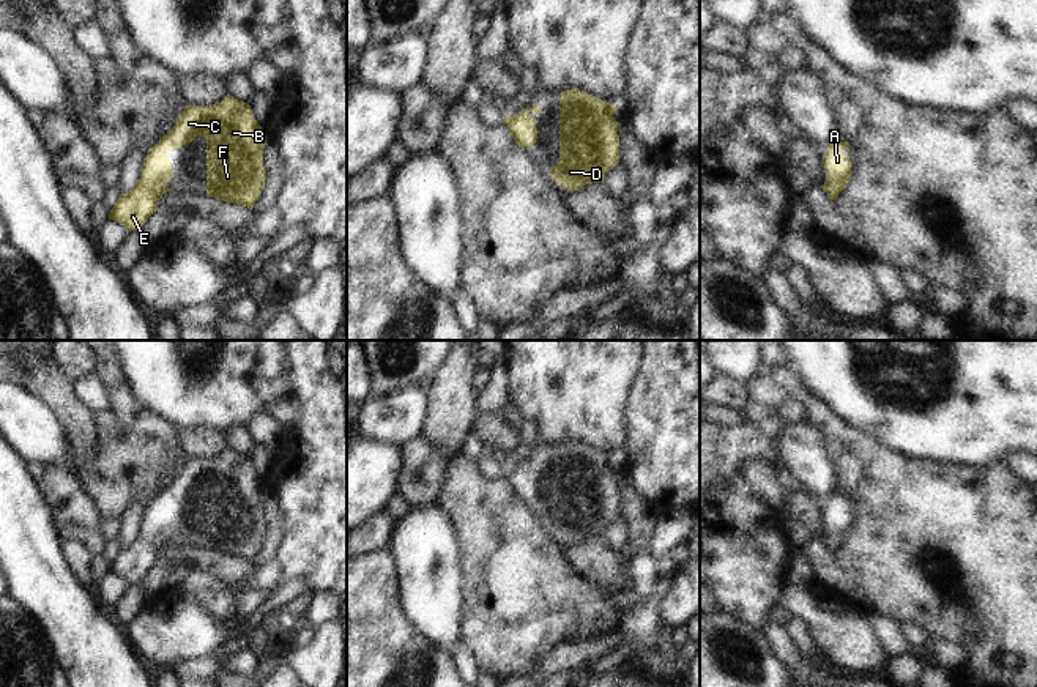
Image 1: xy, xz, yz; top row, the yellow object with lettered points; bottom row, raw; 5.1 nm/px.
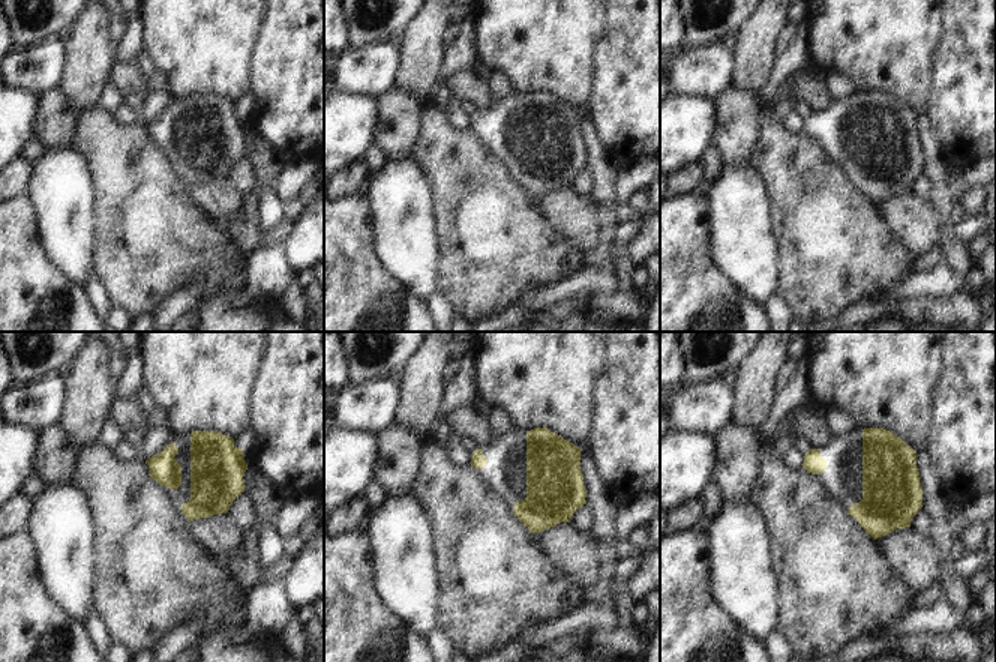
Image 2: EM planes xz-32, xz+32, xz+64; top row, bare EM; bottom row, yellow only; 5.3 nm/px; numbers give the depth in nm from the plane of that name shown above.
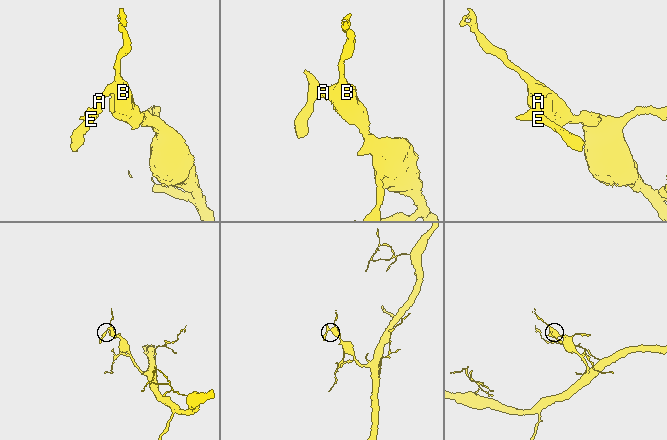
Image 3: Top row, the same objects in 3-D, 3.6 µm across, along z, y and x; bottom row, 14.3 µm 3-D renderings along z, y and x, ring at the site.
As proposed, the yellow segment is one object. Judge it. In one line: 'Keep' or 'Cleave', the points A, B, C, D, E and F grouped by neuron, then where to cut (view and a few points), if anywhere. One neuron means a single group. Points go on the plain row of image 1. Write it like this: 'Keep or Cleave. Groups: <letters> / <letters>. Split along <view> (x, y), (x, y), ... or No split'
Keep. Groups: A B C D E F. No split

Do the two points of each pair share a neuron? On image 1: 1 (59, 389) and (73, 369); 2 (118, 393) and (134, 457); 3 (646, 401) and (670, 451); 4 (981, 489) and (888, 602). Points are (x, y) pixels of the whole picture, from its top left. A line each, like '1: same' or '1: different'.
1: different
2: same
3: same
4: same

